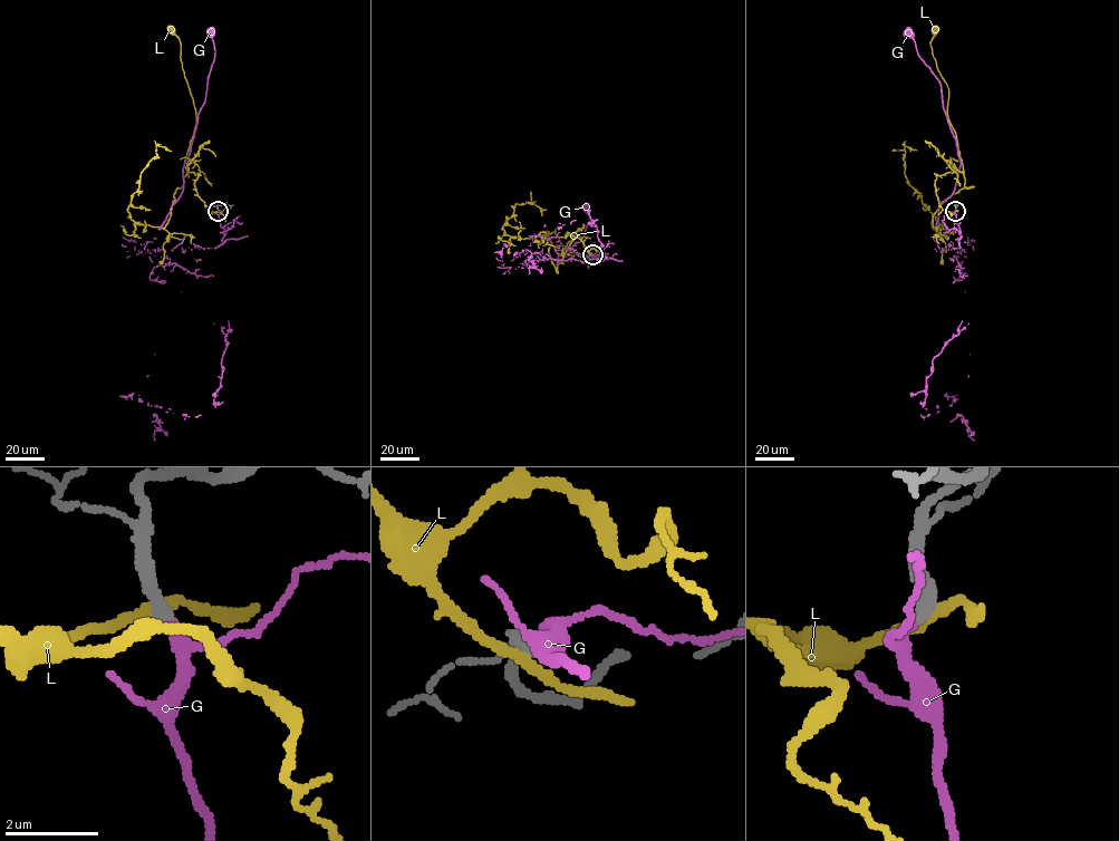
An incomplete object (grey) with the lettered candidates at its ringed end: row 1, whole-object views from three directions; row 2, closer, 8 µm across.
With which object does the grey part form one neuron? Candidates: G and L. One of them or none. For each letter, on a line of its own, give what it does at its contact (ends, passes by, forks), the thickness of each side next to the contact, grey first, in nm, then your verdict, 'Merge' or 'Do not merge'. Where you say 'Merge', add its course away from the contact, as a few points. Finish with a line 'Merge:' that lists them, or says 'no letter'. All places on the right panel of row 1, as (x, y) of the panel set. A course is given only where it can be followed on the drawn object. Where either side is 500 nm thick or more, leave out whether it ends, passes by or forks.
G: It passes by. Thickness 320 nm (grey) against 200 nm. Merge. Its course: (955, 211), (958, 249), (937, 244), (942, 251), (938, 205), (954, 190), (961, 161), (939, 81), (907, 34)
L: It passes by. Thickness 400 nm (grey) against 200 nm. Do not merge
Merge: G

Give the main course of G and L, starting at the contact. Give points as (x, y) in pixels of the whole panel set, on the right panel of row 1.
G: (955, 211), (958, 249), (937, 244), (942, 251), (938, 205), (954, 190), (961, 161), (939, 81), (907, 34)
L: (956, 211), (941, 206), (935, 184), (935, 174), (963, 170), (948, 117), (948, 88), (931, 45), (934, 30)

